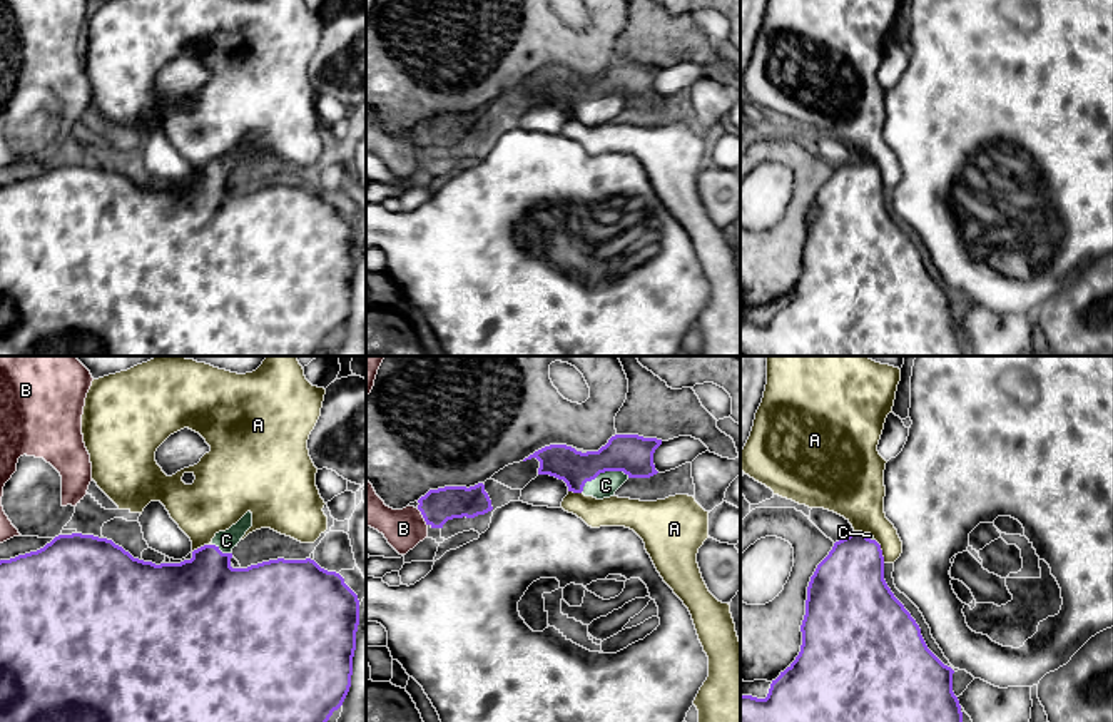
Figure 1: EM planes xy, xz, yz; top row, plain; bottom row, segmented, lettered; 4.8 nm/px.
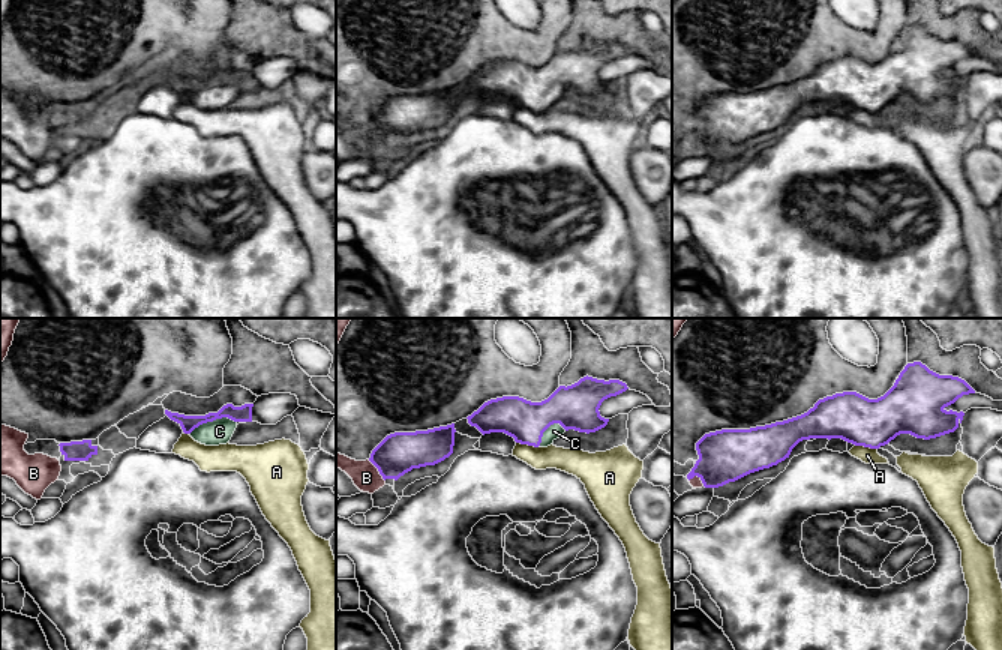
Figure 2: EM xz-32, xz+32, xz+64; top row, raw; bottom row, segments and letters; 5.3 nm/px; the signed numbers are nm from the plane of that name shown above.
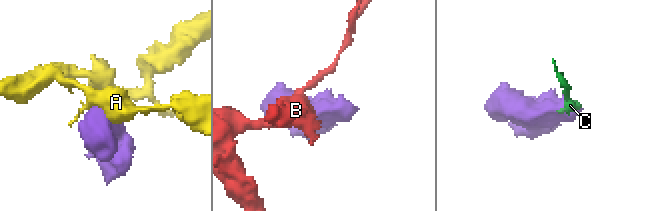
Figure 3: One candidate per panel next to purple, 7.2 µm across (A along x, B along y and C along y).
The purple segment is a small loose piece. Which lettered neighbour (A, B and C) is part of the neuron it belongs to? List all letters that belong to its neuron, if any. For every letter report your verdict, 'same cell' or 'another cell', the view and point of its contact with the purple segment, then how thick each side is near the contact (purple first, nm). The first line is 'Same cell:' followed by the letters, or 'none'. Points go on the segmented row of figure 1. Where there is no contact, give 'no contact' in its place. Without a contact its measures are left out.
Same cell: C
A: another cell; meets purple in yz at (881, 550); 360 nm thick on the purple side, 200 nm on the other
B: another cell; meets purple in xz at (423, 517); 160 nm thick on the purple side, 190 nm on the other
C: same cell; meets purple in xz at (602, 472); 190 nm thick on the purple side, 120 nm on the other

